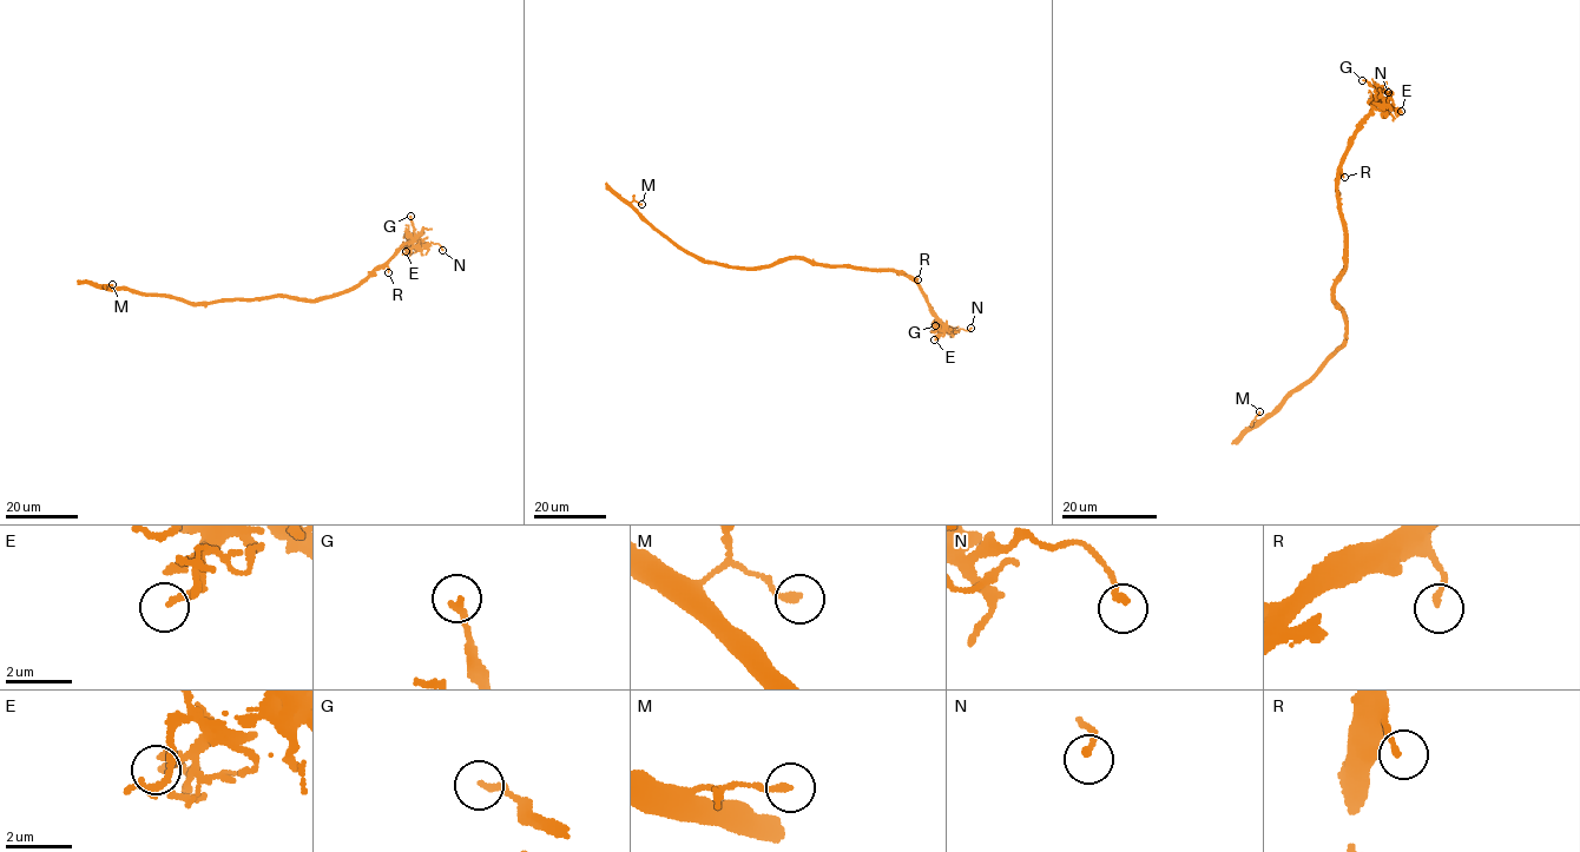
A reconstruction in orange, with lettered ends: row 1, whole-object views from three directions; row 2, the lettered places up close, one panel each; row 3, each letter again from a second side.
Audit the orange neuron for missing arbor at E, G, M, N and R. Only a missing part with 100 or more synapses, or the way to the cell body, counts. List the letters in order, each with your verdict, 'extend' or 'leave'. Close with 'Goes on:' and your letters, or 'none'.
E: leave
G: leave
M: leave
N: leave
R: leave
Goes on: none

